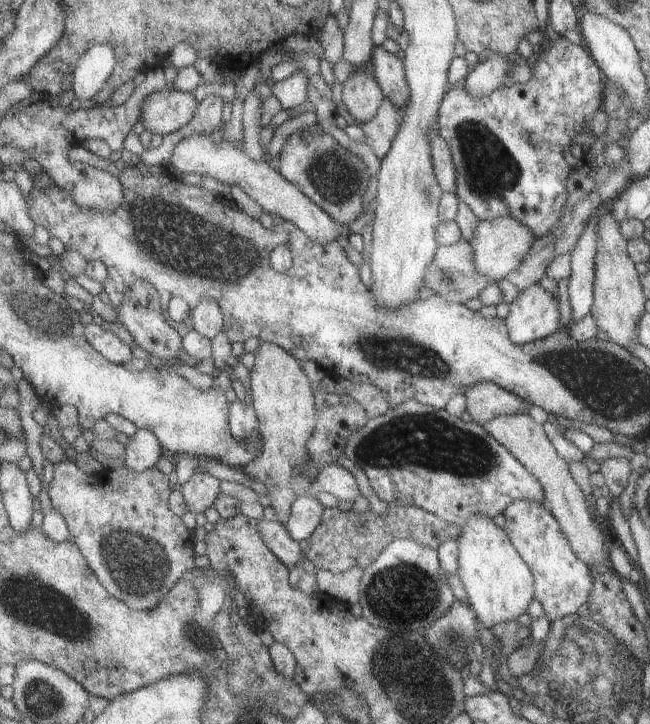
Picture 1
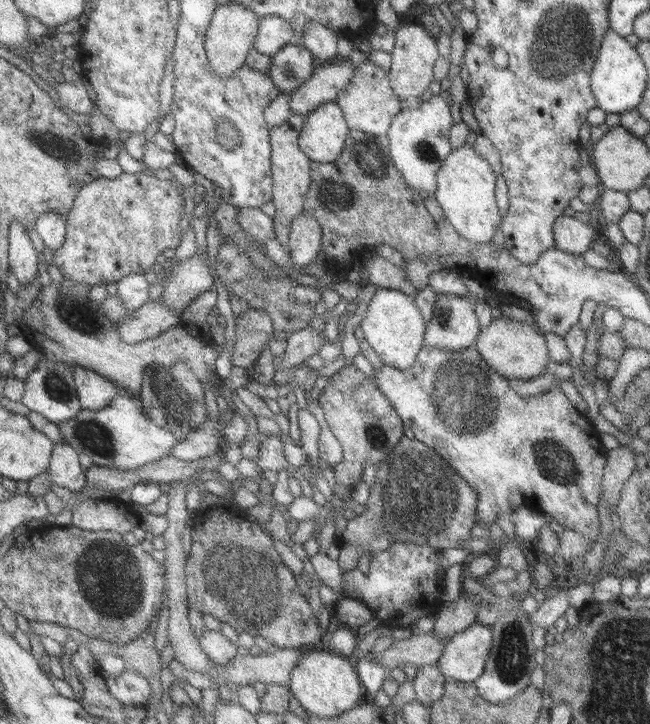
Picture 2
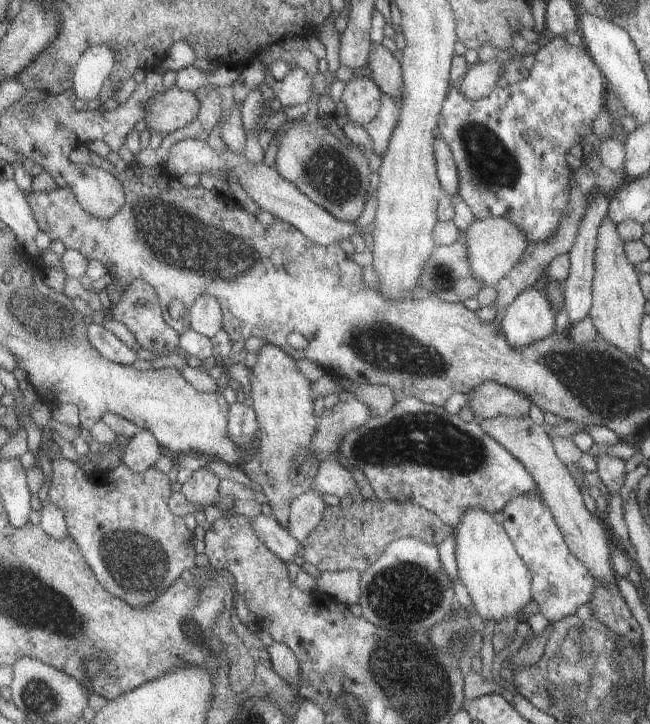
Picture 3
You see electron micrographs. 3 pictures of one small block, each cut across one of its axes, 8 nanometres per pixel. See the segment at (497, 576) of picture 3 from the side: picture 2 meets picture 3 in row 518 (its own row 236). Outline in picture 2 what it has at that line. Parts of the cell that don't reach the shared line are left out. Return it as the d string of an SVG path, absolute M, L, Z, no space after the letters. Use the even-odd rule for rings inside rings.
M466 144L450 150L443 165L435 173L433 197L441 209L442 218L461 239L471 244L489 243L495 229L500 227L502 217L497 212L494 200L495 177L496 174L491 171L489 164L474 152L473 146Z

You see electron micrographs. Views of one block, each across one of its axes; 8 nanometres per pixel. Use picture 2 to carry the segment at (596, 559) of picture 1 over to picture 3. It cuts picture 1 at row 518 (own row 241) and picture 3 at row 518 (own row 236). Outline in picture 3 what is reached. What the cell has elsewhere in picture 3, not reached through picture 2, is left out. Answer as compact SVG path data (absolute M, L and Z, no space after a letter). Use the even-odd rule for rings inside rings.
M495 416L494 418L479 418L476 421L483 430L483 434L507 450L532 477L537 493L551 514L571 556L585 566L594 582L599 582L601 586L613 583L615 574L610 564L611 545L601 527L601 521L598 516L585 509L580 488L570 476L566 465L555 457L552 443L545 434L544 426L534 424L528 416L521 416L521 418Z

